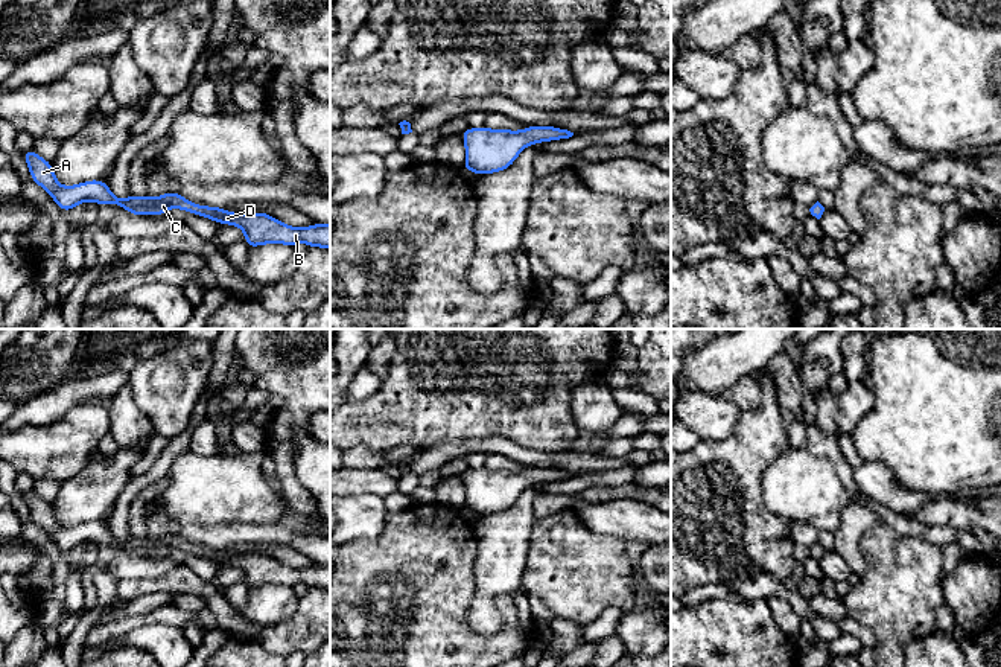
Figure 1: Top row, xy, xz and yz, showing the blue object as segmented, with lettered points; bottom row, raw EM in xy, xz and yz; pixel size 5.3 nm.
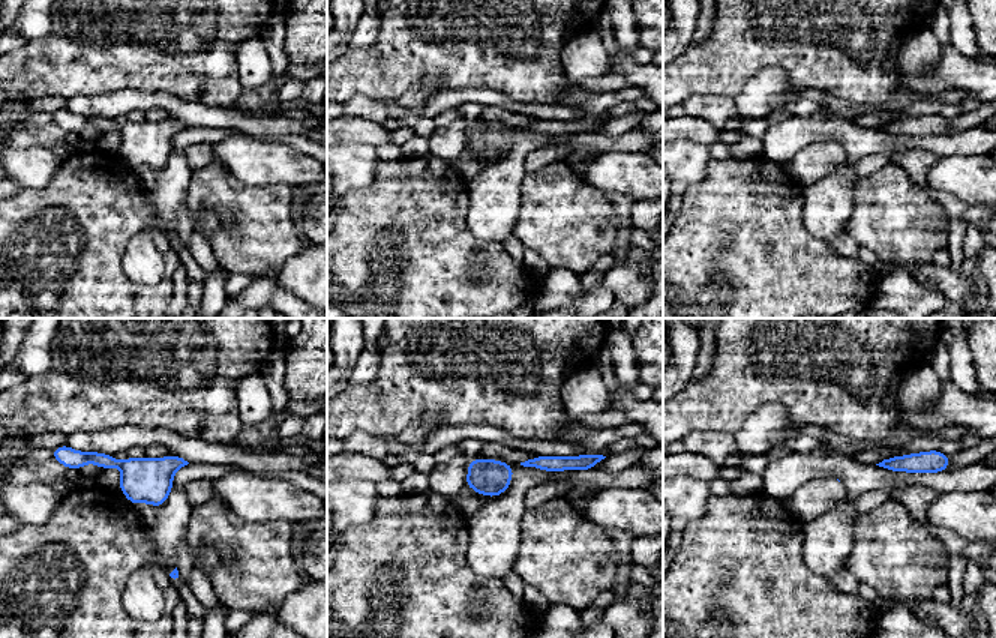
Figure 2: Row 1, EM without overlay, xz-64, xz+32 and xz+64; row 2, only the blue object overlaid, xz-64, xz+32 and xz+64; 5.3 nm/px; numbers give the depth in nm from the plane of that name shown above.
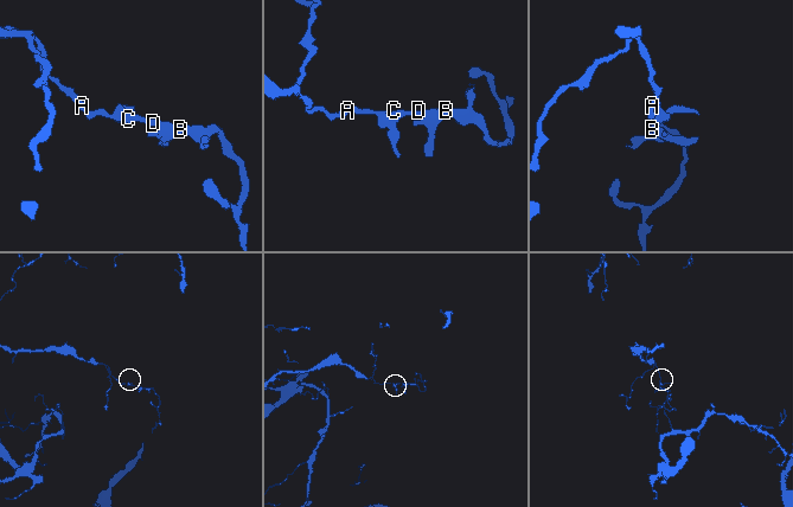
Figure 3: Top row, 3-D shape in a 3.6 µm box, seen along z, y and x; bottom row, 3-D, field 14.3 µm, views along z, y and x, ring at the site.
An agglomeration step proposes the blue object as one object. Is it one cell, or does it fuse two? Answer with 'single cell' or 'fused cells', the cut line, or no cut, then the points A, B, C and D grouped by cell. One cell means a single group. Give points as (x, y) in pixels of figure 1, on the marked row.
single cell | no cut | A B C D

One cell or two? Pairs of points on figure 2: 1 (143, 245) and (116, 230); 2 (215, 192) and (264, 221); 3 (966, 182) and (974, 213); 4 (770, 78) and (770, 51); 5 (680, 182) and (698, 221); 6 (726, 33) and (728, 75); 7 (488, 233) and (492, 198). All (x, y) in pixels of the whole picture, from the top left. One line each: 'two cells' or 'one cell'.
1: two cells
2: one cell
3: two cells
4: two cells
5: two cells
6: one cell
7: one cell

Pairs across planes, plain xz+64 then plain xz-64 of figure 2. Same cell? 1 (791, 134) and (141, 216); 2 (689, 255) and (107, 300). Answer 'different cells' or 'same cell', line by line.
1: different cells
2: same cell

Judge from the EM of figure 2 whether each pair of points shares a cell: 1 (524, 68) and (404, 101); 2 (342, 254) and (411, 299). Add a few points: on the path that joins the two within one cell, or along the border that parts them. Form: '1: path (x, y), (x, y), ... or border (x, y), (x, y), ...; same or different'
1: border (410, 87), (429, 75), (435, 75), (447, 87); different
2: path (377, 227), (392, 221), (408, 227), (411, 264); same

